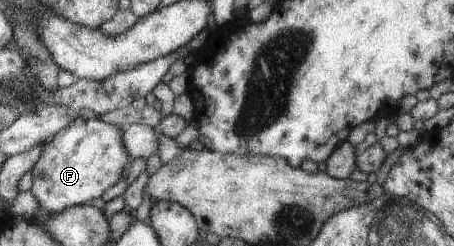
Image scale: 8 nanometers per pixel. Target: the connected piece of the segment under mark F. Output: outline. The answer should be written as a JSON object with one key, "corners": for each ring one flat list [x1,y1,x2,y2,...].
{"corners":[[84,108,72,127,60,131,48,141,38,163,33,167,32,191,42,209,48,213,61,213,75,205,86,204,100,197,108,187,120,179,128,152,121,137,122,129,108,125,100,115]]}

